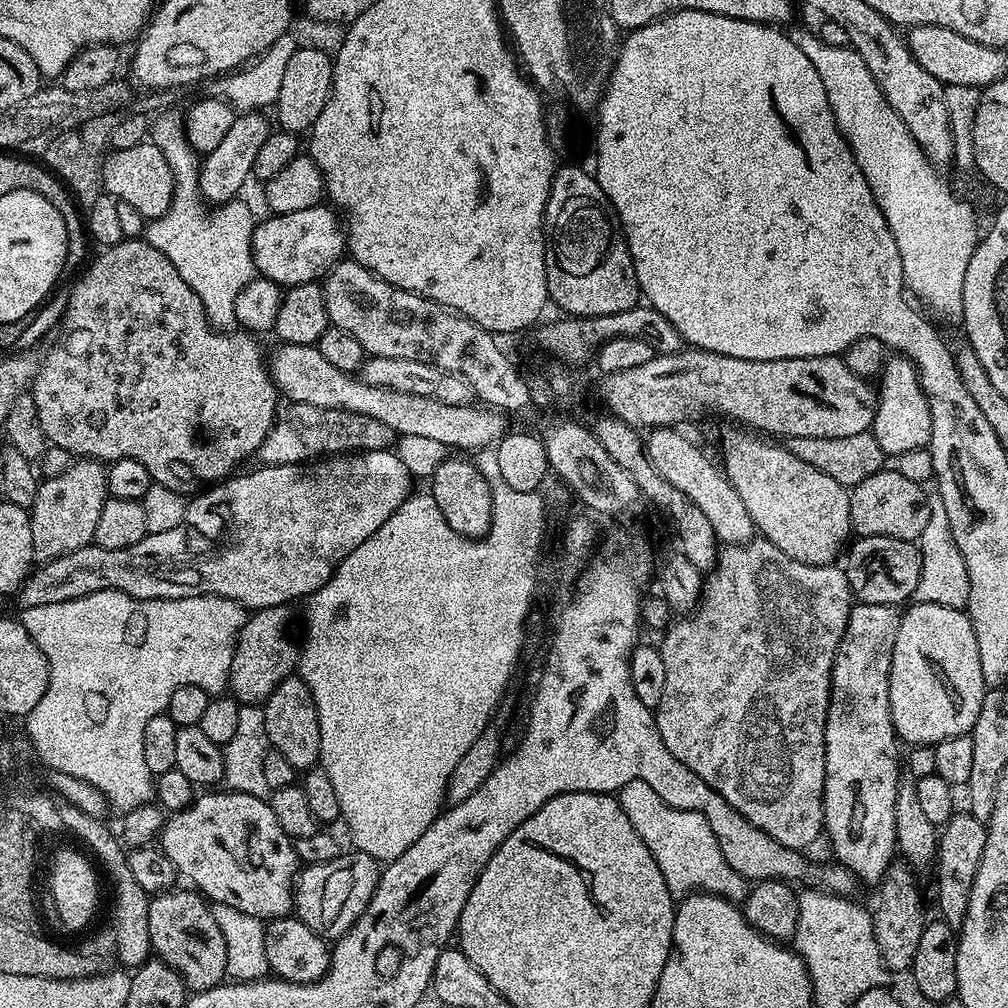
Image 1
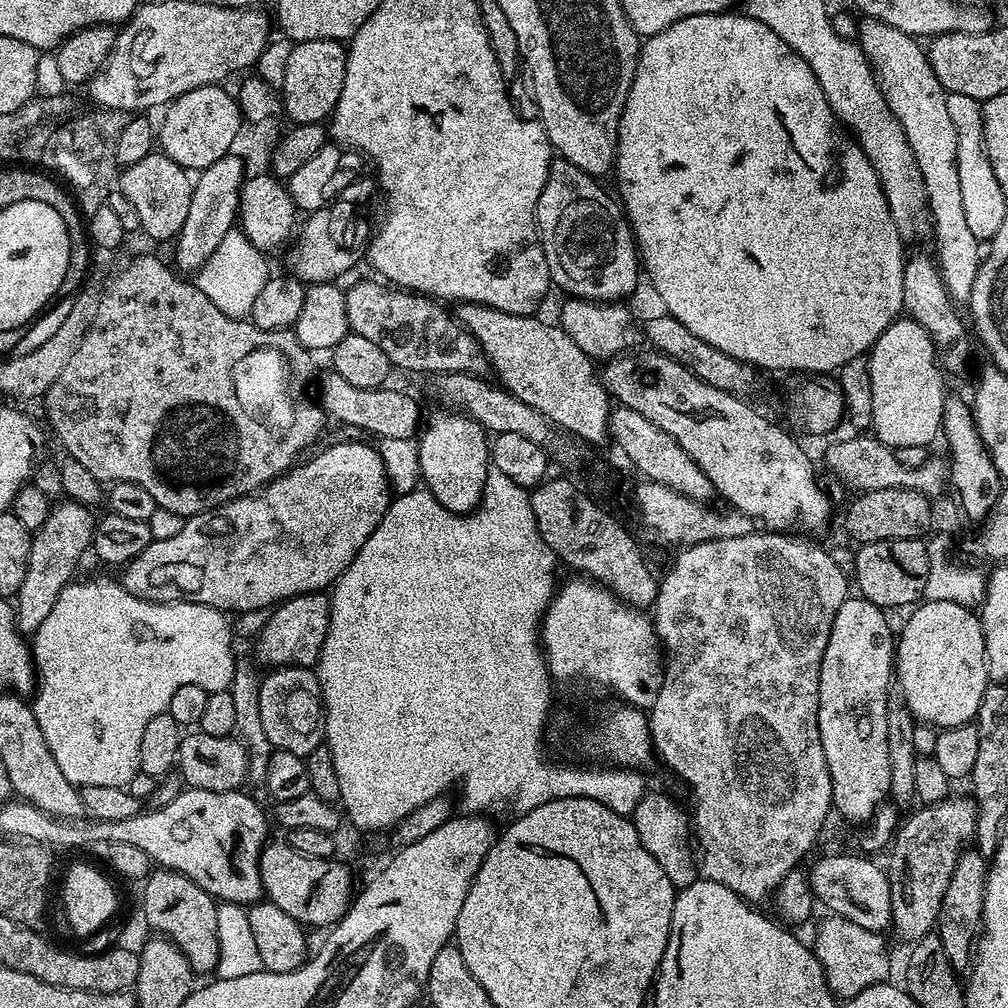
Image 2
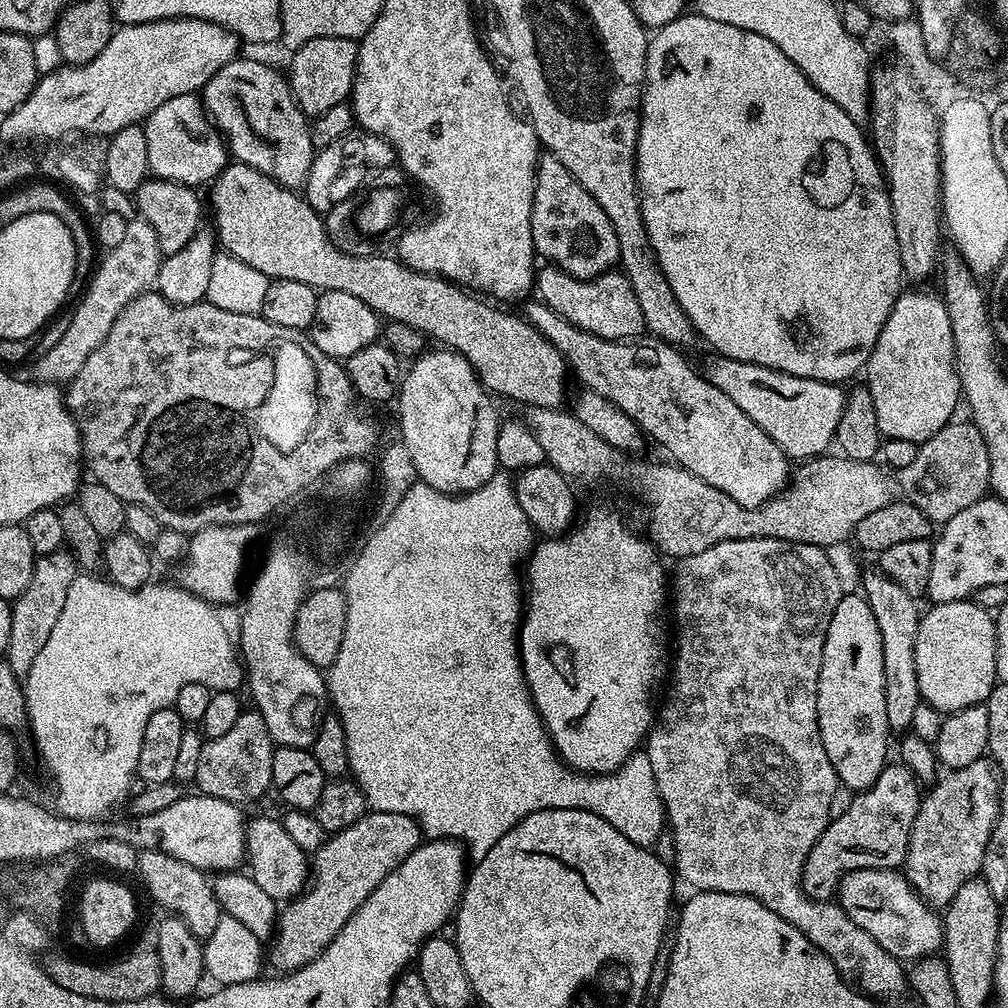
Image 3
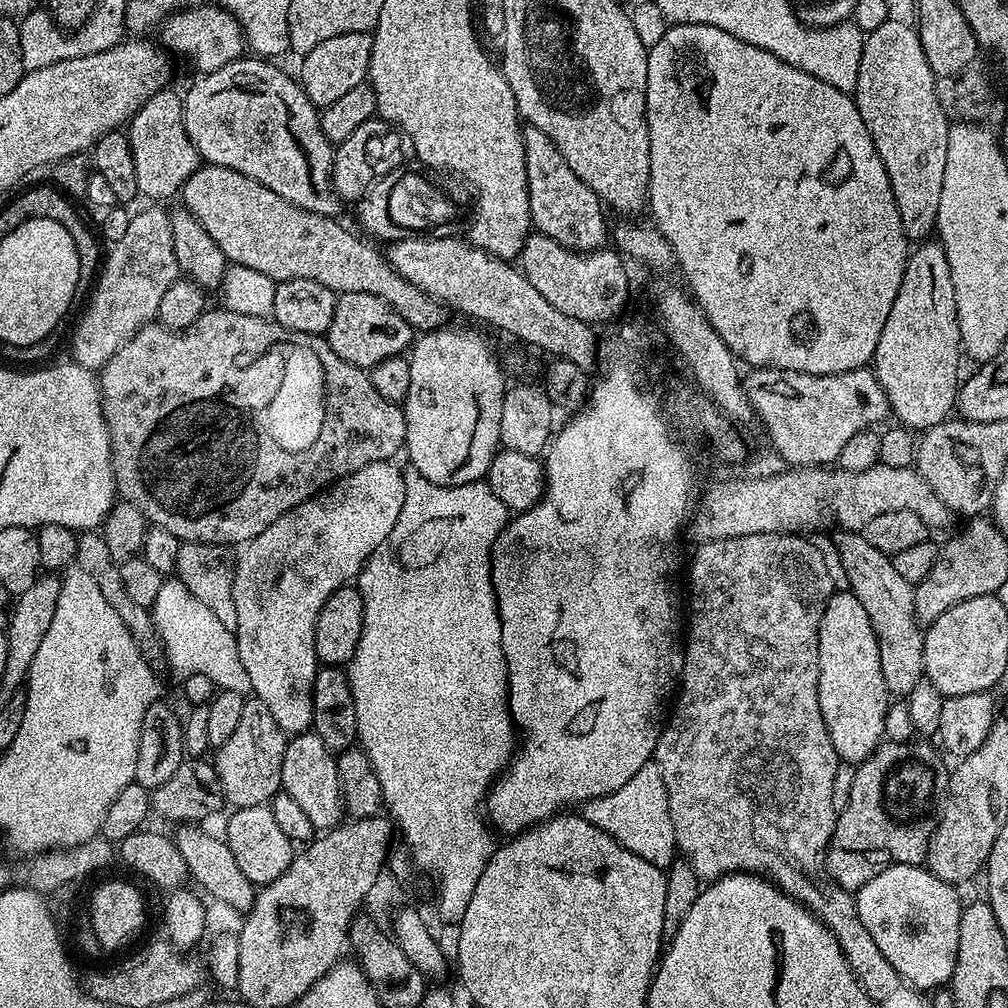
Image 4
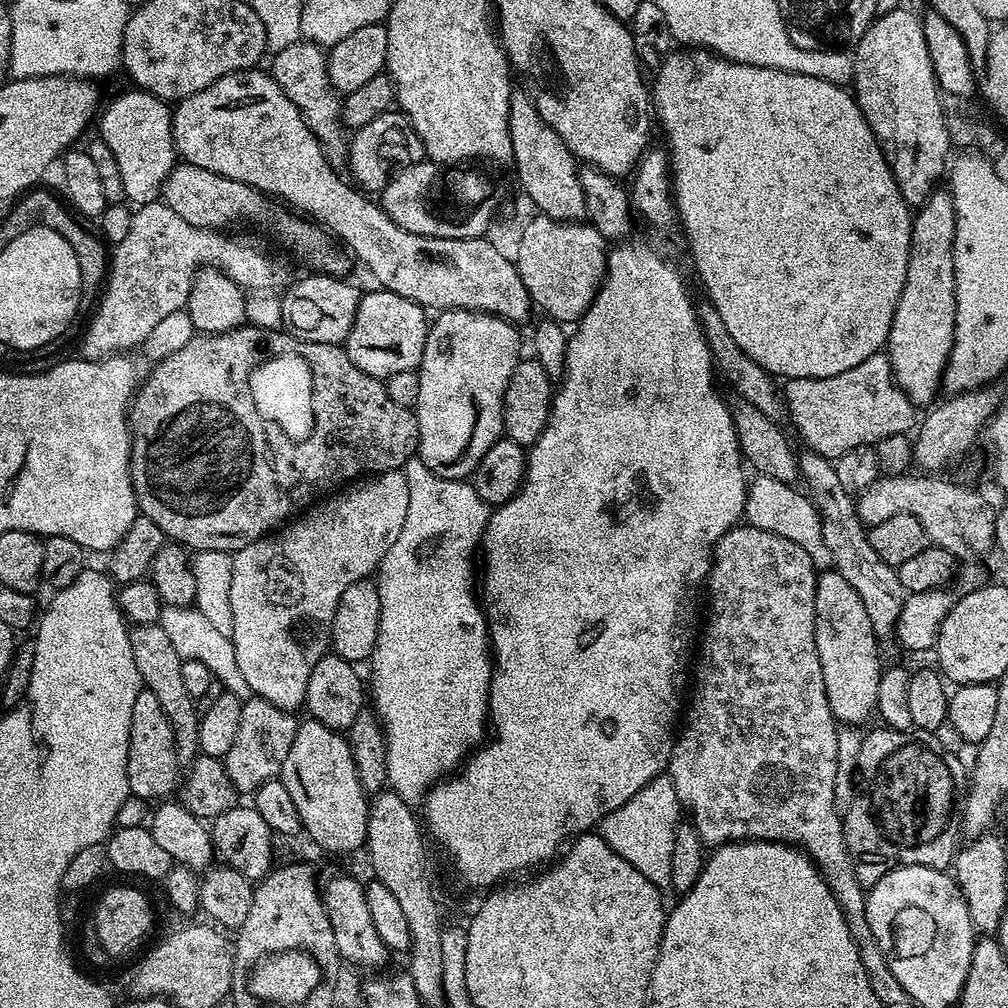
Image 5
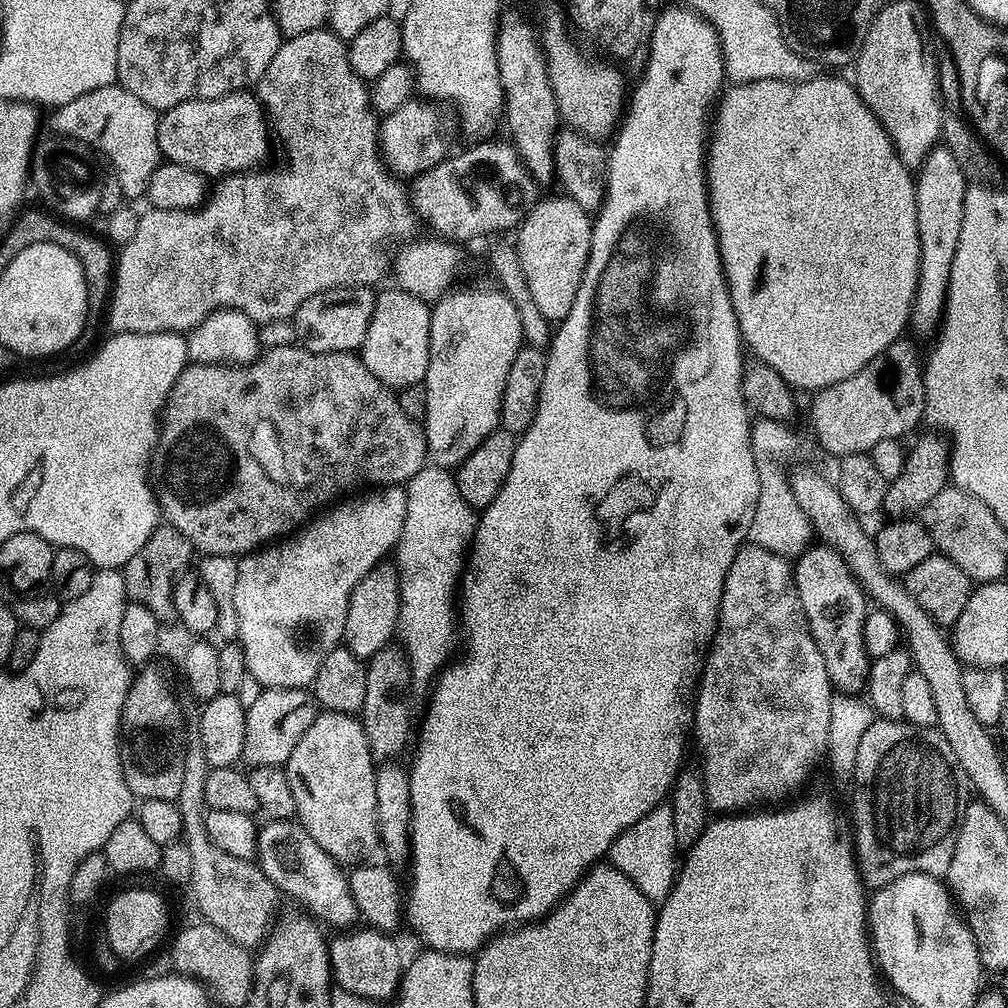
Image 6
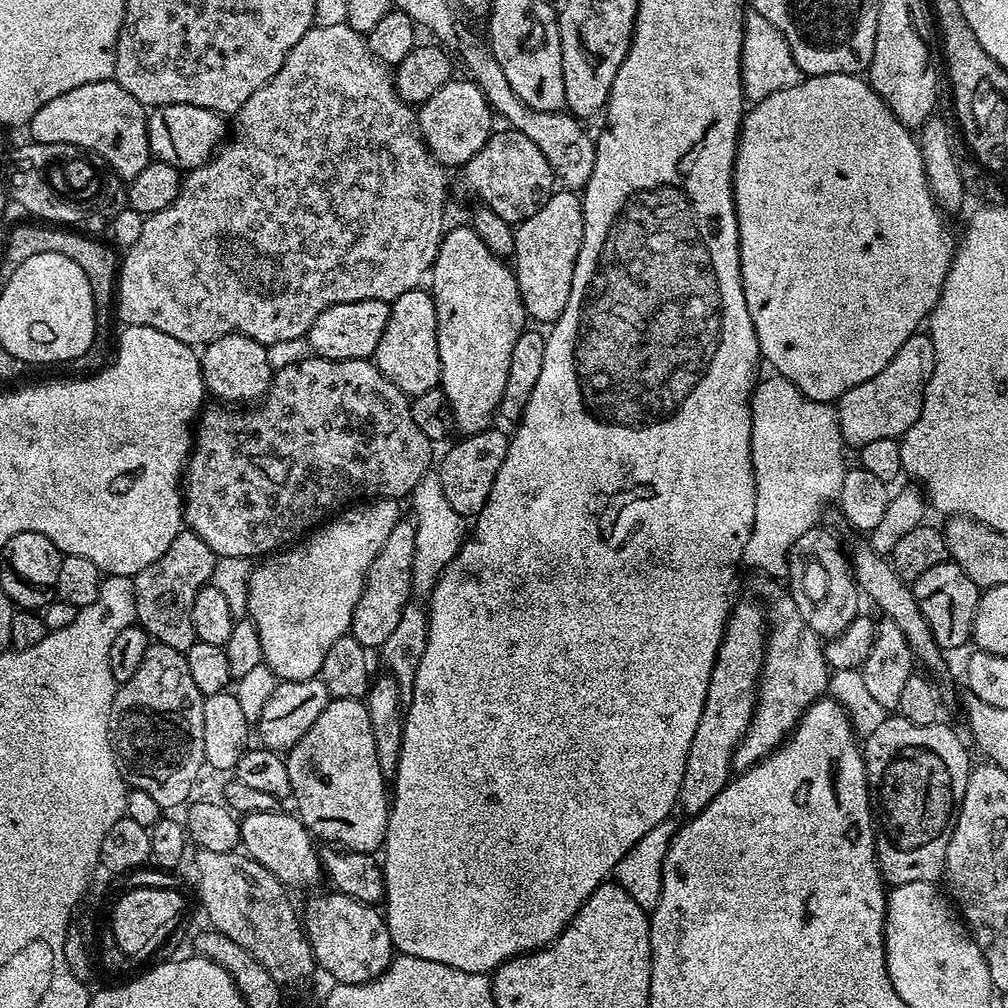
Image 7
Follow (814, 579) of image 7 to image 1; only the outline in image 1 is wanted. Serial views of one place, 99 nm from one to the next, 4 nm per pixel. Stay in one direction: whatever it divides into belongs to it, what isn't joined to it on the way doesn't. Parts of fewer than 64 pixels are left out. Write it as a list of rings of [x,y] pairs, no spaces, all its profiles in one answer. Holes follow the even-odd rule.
[[[857,603],[852,612],[848,615],[848,625],[846,626],[840,645],[836,650],[834,666],[832,667],[832,690],[828,693],[828,713],[824,723],[824,745],[826,746],[826,778],[824,779],[824,826],[822,832],[828,836],[832,843],[832,855],[835,863],[842,864],[851,870],[857,881],[875,885],[884,879],[884,873],[888,870],[888,865],[893,863],[897,855],[896,827],[894,826],[894,798],[896,797],[897,784],[900,781],[902,771],[901,761],[896,760],[896,744],[898,737],[892,725],[892,715],[890,714],[890,698],[888,697],[888,671],[890,662],[894,654],[894,638],[898,634],[900,616],[895,607],[887,604],[861,604]]]

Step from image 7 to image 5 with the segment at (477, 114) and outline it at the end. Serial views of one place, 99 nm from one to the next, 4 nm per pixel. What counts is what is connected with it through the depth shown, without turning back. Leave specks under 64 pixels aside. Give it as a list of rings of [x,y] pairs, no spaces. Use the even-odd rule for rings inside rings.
[[[390,110],[386,114],[378,114],[374,122],[366,122],[366,126],[351,133],[346,168],[352,171],[351,179],[365,193],[379,194],[397,172],[422,159],[425,159],[424,147],[416,131],[412,129],[412,123],[403,112]]]

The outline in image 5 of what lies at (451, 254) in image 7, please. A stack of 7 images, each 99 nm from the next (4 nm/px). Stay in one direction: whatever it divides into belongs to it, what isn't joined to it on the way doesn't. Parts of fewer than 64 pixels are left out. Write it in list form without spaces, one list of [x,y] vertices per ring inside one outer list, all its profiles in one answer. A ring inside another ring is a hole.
[[[453,308],[441,311],[437,316],[440,317],[437,320],[435,317],[428,329],[426,350],[422,354],[418,369],[420,374],[418,378],[418,402],[414,409],[418,422],[418,434],[420,435],[418,456],[427,468],[434,470],[434,474],[451,480],[462,480],[471,477],[472,473],[476,471],[478,462],[482,462],[482,454],[486,454],[486,450],[490,450],[490,446],[494,446],[494,442],[498,442],[504,436],[504,391],[510,382],[510,374],[514,374],[514,366],[519,364],[522,359],[520,336],[516,333],[517,325],[515,323],[504,320],[500,316],[494,316],[490,312],[467,312],[465,308]]]

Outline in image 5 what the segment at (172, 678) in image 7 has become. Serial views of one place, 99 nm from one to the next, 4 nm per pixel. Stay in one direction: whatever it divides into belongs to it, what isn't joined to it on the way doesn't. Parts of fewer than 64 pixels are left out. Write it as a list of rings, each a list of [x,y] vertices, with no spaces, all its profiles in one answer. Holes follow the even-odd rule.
[[[141,690],[134,698],[134,714],[130,714],[130,746],[128,747],[128,791],[140,800],[160,802],[177,791],[176,744],[174,730],[162,710],[158,698],[147,690]]]

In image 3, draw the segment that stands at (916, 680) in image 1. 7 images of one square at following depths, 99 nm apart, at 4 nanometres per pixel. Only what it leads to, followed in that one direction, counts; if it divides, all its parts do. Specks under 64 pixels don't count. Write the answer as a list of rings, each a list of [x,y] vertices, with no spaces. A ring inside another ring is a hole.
[[[971,599],[955,600],[954,602],[946,602],[945,604],[932,604],[929,612],[925,611],[920,618],[918,626],[918,634],[914,642],[914,666],[918,666],[918,690],[920,691],[920,699],[925,704],[934,706],[942,714],[957,712],[966,706],[974,706],[987,701],[992,689],[996,687],[998,681],[996,679],[996,621],[993,613],[987,608],[983,608],[981,604],[973,602]]]

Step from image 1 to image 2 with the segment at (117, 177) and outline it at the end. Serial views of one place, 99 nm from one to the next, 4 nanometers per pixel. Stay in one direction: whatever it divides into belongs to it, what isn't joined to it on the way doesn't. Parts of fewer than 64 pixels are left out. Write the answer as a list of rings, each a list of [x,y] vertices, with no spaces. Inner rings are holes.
[[[153,150],[119,173],[118,191],[126,194],[134,210],[138,210],[138,222],[143,235],[148,235],[152,240],[172,242],[180,235],[182,222],[186,222],[193,183],[189,169],[178,166],[178,162],[174,162],[166,153]]]

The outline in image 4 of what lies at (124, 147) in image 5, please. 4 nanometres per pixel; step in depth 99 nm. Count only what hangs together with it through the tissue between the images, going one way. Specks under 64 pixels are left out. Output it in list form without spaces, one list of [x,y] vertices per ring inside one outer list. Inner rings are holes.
[[[165,90],[154,94],[146,102],[146,106],[142,106],[142,110],[138,110],[138,114],[134,114],[126,125],[130,150],[133,151],[137,190],[141,197],[149,196],[152,199],[149,201],[152,202],[164,202],[160,200],[168,200],[171,196],[175,197],[184,187],[186,178],[190,178],[190,174],[194,174],[194,170],[201,167],[202,164],[198,150],[194,150],[194,146],[186,134],[184,102],[181,93],[172,91]]]

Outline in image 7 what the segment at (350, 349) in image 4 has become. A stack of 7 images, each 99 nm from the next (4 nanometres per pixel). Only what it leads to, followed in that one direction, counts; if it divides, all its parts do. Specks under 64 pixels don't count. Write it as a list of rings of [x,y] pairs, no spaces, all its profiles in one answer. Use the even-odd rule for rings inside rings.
[[[423,287],[406,290],[406,294],[391,301],[390,318],[382,332],[382,342],[378,342],[374,363],[378,371],[409,398],[426,394],[426,390],[439,385],[438,322],[431,291]]]

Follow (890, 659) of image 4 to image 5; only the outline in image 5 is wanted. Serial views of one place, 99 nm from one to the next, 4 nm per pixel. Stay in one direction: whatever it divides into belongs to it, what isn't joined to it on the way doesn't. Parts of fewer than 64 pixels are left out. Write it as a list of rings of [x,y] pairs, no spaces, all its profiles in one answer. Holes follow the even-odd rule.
[[[801,451],[798,456],[798,472],[802,480],[804,476],[805,482],[808,483],[807,495],[820,513],[822,538],[832,551],[831,567],[838,574],[842,574],[842,578],[846,578],[846,582],[854,586],[858,598],[862,598],[862,606],[866,606],[866,614],[870,614],[870,626],[874,626],[877,641],[884,646],[893,643],[896,623],[904,609],[906,595],[902,582],[898,582],[896,569],[882,562],[874,546],[870,546],[868,528],[860,523],[860,518],[856,515],[853,493],[842,486],[836,465],[829,457],[817,452]]]

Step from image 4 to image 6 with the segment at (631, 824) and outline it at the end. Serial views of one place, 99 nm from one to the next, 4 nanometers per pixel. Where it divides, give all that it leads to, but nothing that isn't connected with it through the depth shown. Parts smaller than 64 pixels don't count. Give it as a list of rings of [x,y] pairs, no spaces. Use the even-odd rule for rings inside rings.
[[[671,803],[659,804],[650,814],[638,818],[634,826],[630,826],[610,846],[606,857],[607,863],[613,864],[646,898],[659,906],[672,892],[678,879],[678,849],[674,838],[674,814]]]

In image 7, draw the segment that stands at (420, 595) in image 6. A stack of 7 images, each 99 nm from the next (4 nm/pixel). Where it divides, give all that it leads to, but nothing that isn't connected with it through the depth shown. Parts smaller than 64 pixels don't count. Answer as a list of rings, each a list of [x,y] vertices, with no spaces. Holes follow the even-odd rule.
[[[429,474],[420,479],[418,486],[414,486],[410,494],[411,500],[410,519],[416,526],[412,587],[417,593],[428,594],[446,570],[448,563],[455,558],[458,550],[463,546],[466,539],[466,520],[458,514],[458,510],[454,510],[454,506],[450,506],[446,493],[442,490],[439,475]]]

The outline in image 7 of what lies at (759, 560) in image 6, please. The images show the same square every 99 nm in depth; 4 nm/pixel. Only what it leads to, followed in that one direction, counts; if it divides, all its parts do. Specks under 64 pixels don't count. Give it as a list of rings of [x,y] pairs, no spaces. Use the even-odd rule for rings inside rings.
[[[764,578],[761,581],[755,595],[766,609],[764,664],[760,668],[752,721],[732,755],[732,766],[737,773],[746,771],[779,748],[796,731],[796,724],[804,717],[808,705],[821,699],[828,691],[830,669],[821,637],[806,626],[794,606],[792,593],[779,579]]]

